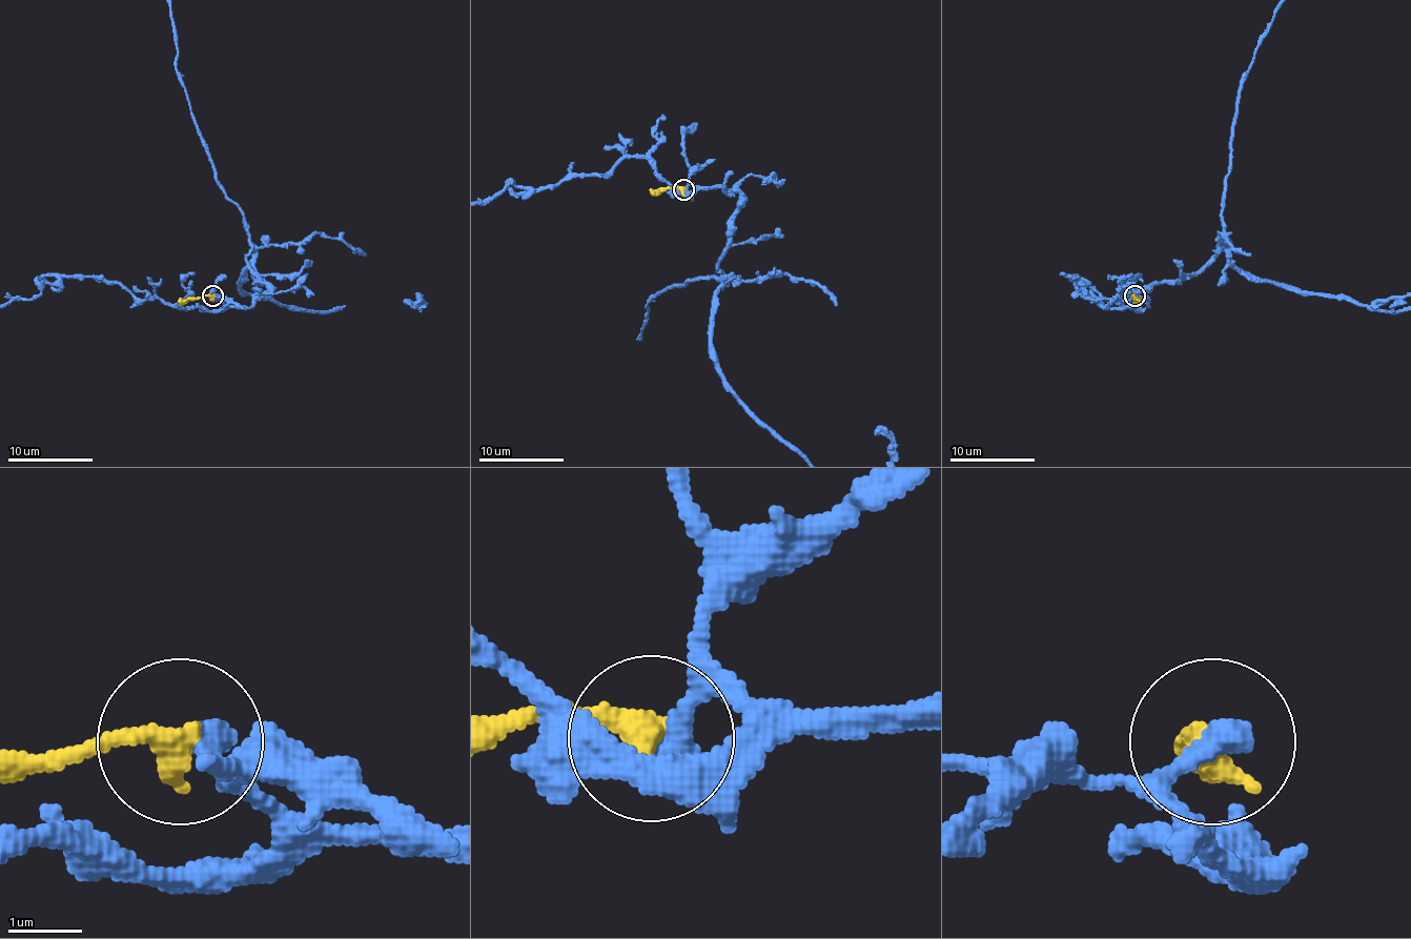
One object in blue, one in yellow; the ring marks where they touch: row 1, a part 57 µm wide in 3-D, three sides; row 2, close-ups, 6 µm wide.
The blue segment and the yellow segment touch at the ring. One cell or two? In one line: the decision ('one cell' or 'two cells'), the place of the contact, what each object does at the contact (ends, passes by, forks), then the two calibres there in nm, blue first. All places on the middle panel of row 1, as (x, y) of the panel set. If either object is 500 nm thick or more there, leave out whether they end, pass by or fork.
two cells; at (683, 189); blue ends there; yellow ends there; 400 nm thick on the blue side, 400 nm on the other

